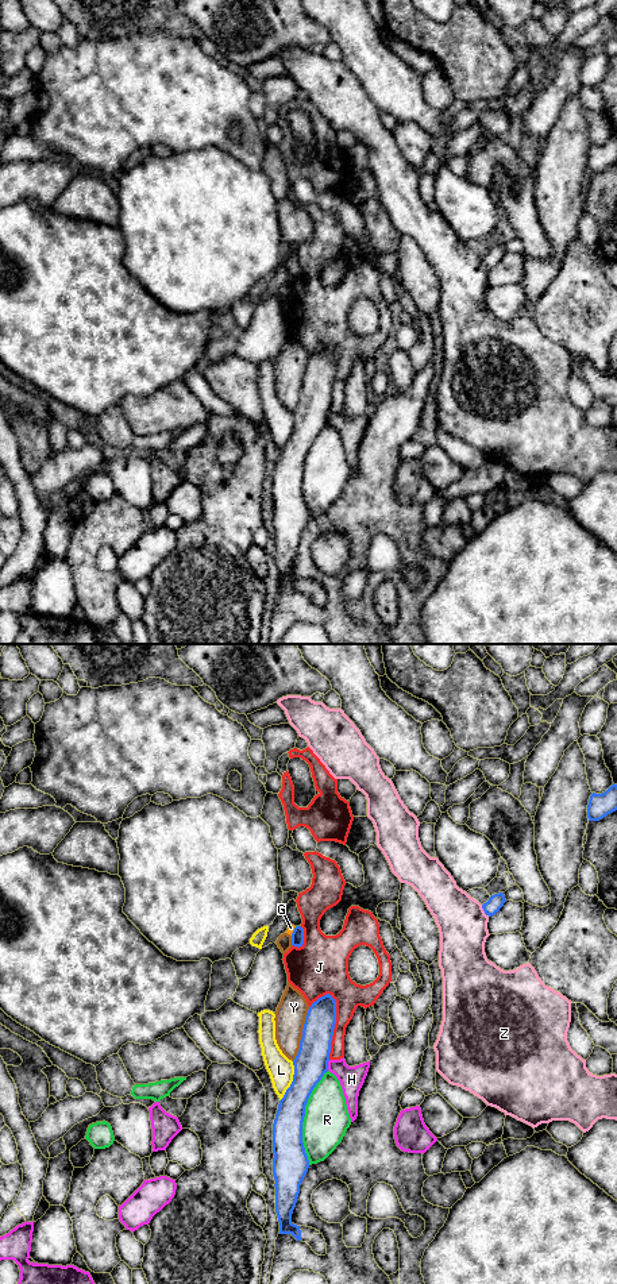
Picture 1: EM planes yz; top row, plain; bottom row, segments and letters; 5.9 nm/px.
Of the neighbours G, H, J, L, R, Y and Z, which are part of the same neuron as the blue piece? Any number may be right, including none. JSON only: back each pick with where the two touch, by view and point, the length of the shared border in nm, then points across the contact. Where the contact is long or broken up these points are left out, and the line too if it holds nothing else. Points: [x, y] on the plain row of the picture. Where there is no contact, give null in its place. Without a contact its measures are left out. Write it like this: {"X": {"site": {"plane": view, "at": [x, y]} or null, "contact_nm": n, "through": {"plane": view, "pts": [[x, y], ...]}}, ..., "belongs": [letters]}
{"belongs": []}

